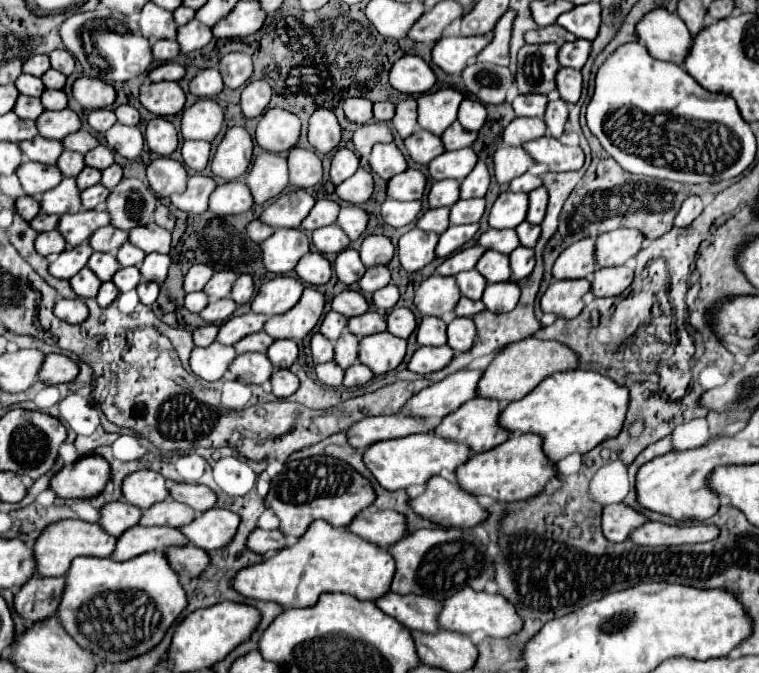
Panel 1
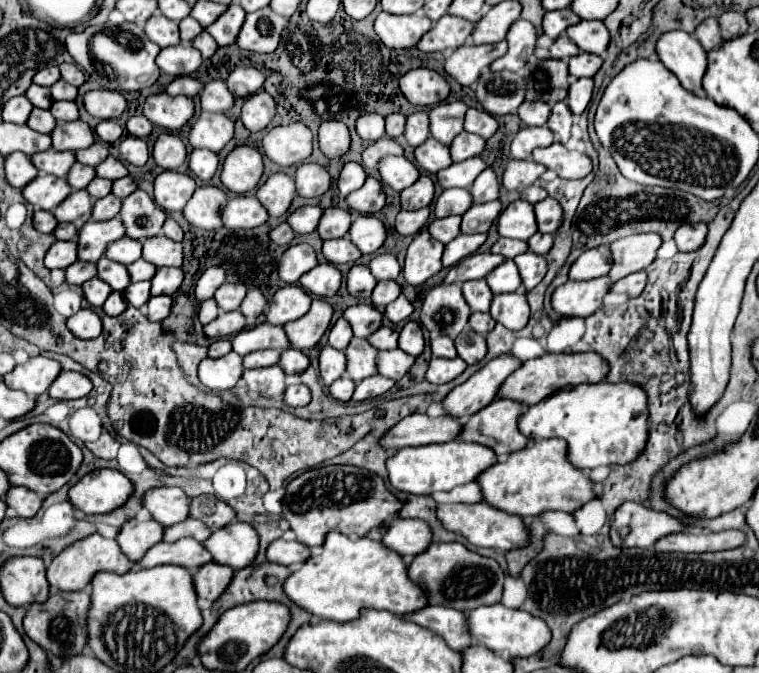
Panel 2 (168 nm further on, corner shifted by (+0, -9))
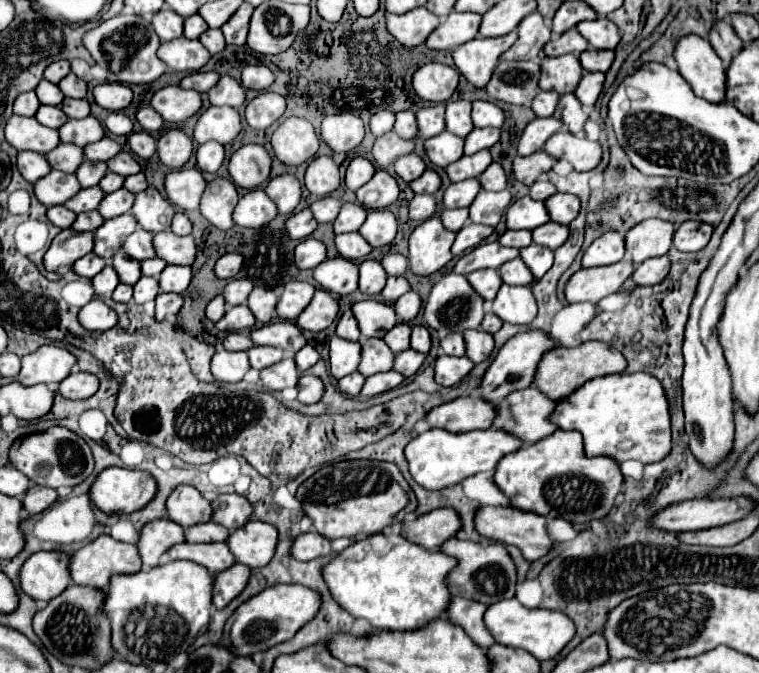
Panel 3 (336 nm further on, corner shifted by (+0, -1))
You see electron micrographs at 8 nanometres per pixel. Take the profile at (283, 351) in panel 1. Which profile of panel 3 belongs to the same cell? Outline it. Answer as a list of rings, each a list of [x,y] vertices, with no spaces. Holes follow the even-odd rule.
[[[305,345],[303,349],[299,349],[299,351],[295,353],[295,363],[297,363],[297,367],[299,367],[301,371],[313,367],[313,365],[317,363],[317,359],[319,359],[319,353],[317,353],[311,345]]]

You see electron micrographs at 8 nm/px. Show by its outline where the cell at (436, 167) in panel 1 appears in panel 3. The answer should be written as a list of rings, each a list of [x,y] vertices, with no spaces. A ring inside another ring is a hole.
[[[479,151],[475,155],[463,155],[459,161],[447,165],[447,175],[449,179],[455,183],[455,181],[463,181],[463,179],[469,179],[469,177],[479,177],[489,165],[491,165],[491,155],[489,151]]]

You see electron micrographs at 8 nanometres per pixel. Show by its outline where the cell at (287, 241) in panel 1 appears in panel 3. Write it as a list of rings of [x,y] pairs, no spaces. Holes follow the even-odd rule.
[[[307,237],[295,247],[295,265],[297,265],[297,269],[313,269],[323,259],[325,259],[325,245],[317,239]]]

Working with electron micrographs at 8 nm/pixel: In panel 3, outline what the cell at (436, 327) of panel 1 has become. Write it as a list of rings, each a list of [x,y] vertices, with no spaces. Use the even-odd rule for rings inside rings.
[[[449,333],[445,339],[441,339],[441,349],[443,349],[447,355],[455,355],[455,357],[465,355],[463,335],[461,335],[461,333]]]

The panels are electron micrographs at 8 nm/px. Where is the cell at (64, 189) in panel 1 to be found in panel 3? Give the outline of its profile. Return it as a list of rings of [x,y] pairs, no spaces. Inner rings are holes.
[[[87,187],[87,189],[81,189],[75,197],[71,197],[71,201],[67,201],[65,207],[71,209],[73,213],[93,211],[97,209],[101,199],[103,199],[103,191],[99,187]]]

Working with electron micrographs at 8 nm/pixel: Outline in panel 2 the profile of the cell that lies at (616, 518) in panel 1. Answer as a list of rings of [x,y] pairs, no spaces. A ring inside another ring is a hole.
[[[623,503],[611,523],[611,541],[619,547],[653,547],[661,537],[689,531],[677,517],[641,503]]]

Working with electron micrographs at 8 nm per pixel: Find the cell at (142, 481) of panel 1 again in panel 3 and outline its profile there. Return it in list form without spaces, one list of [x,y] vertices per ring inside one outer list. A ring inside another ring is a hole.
[[[179,485],[167,497],[167,517],[181,527],[189,527],[211,519],[211,505],[203,495],[191,485]]]

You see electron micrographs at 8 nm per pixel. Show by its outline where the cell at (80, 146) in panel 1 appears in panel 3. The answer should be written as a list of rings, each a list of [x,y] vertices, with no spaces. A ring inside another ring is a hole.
[[[103,137],[97,143],[85,145],[83,151],[85,151],[85,159],[91,159],[91,161],[107,161],[113,155],[117,155],[121,151],[121,147],[111,137]]]

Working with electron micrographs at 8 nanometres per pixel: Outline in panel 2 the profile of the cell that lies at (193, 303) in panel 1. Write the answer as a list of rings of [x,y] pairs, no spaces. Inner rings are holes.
[[[207,299],[207,301],[201,303],[201,309],[199,309],[199,321],[201,321],[203,325],[211,323],[217,315],[219,315],[219,307],[217,307],[215,299]]]

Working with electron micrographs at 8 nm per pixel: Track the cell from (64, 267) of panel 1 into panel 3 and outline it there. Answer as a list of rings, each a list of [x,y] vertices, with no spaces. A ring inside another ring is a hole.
[[[89,253],[87,257],[81,257],[79,261],[75,261],[73,271],[75,271],[79,277],[87,277],[87,279],[91,279],[91,277],[95,277],[103,267],[105,267],[105,261],[103,261],[101,257]]]

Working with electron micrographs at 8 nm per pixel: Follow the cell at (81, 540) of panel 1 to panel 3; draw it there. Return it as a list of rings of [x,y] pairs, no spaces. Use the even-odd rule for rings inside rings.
[[[105,533],[93,539],[91,543],[87,543],[85,547],[81,547],[79,551],[75,551],[71,555],[71,565],[69,565],[71,581],[75,585],[89,585],[97,589],[105,589],[109,585],[109,577],[115,573],[135,573],[139,569],[141,569],[141,559],[139,559],[137,547],[133,543],[117,541]]]

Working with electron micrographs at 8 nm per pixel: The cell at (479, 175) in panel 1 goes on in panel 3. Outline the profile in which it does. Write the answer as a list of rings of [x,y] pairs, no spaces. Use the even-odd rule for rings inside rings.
[[[491,163],[487,167],[487,173],[483,173],[483,177],[479,177],[479,183],[485,191],[503,191],[507,185],[507,177],[505,171],[499,163]]]

